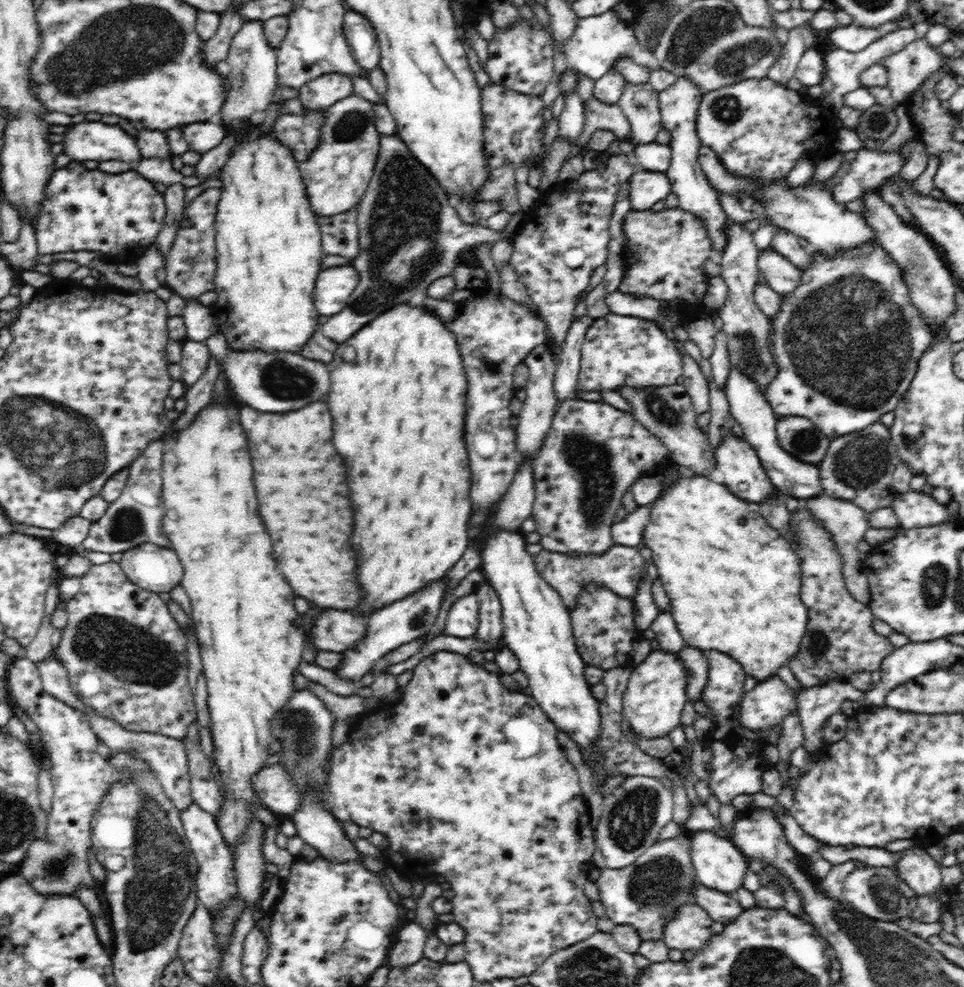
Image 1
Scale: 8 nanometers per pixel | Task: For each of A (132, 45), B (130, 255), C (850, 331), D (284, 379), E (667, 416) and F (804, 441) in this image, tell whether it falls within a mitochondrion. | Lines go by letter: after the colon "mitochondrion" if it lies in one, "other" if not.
A: mitochondrion
B: other
C: mitochondrion
D: mitochondrion
E: mitochondrion
F: mitochondrion

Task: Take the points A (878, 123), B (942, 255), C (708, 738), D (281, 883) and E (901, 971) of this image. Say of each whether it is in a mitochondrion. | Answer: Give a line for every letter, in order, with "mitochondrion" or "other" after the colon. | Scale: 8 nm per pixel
A: mitochondrion
B: other
C: other
D: other
E: mitochondrion

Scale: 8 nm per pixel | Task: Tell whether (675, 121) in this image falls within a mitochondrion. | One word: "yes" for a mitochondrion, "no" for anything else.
no

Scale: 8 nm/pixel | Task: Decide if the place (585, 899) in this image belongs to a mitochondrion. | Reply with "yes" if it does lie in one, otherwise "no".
no

